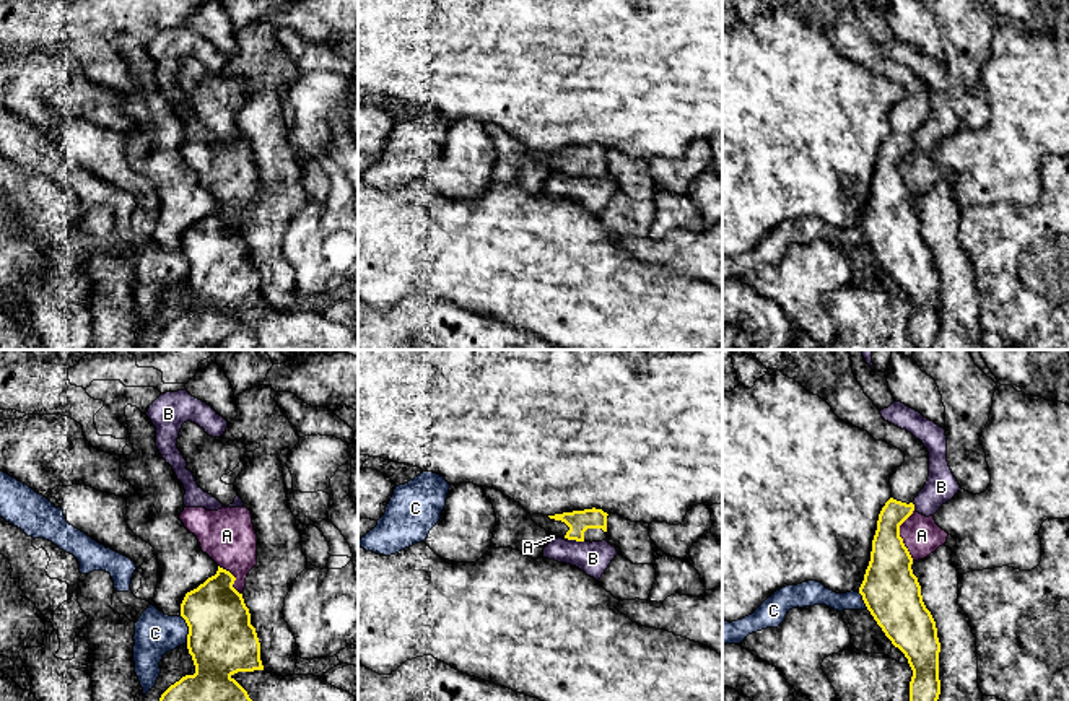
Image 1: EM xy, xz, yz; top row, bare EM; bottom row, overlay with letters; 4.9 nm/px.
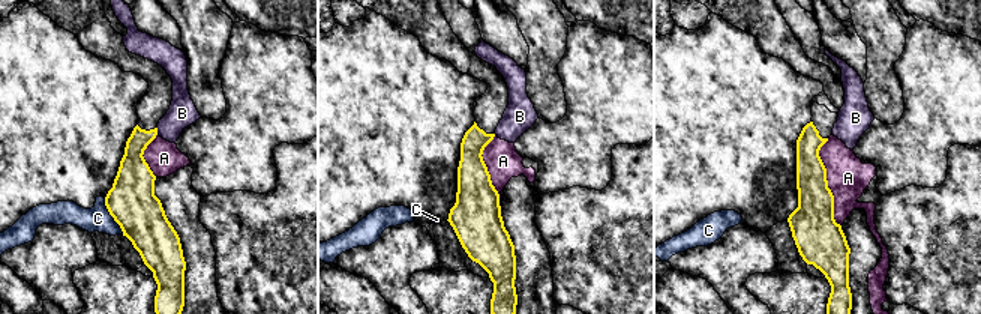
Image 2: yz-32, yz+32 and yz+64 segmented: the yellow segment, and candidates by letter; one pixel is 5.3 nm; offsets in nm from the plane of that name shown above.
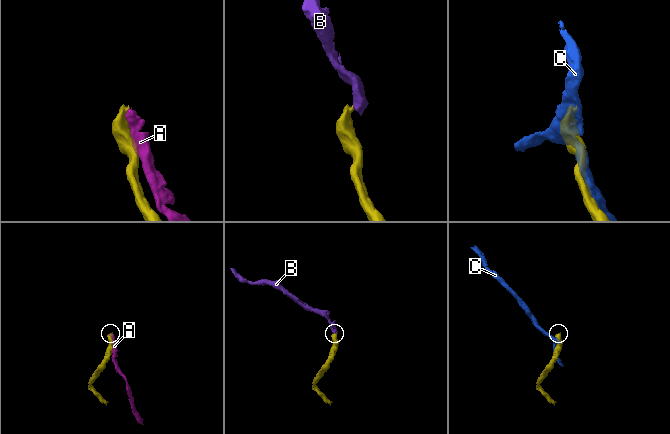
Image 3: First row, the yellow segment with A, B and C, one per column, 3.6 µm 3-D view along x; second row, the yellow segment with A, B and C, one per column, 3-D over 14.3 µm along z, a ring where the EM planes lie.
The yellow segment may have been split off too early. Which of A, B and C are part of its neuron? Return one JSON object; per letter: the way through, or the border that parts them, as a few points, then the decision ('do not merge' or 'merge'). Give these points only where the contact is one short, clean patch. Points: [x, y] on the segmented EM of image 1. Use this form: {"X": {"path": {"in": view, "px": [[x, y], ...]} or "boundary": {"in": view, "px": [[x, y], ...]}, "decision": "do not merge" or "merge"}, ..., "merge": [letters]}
{"A": {"decision": "do not merge"}, "B": {"boundary": {"in": "xz", "px": [[568, 539], [583, 542]]}, "decision": "do not merge"}, "C": {"decision": "do not merge"}, "merge": []}

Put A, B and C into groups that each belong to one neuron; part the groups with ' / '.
A B / C

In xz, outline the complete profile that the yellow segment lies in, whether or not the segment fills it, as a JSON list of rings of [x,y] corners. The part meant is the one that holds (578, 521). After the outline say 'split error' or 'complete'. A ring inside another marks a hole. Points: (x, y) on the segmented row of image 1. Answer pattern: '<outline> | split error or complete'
[[[592,507],[555,516],[532,514],[532,520],[552,537],[592,543],[607,538],[607,516],[602,509]]] | split error

